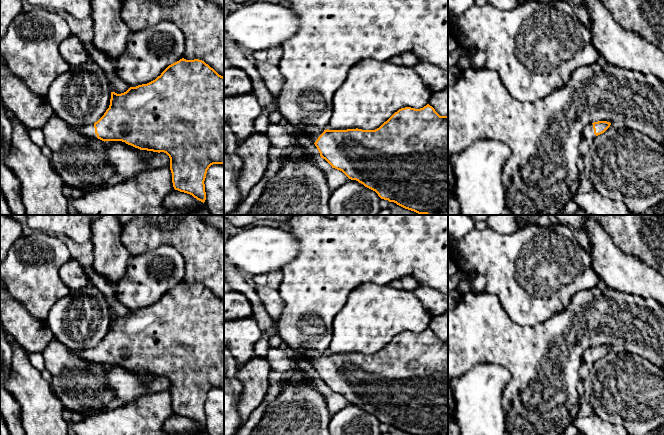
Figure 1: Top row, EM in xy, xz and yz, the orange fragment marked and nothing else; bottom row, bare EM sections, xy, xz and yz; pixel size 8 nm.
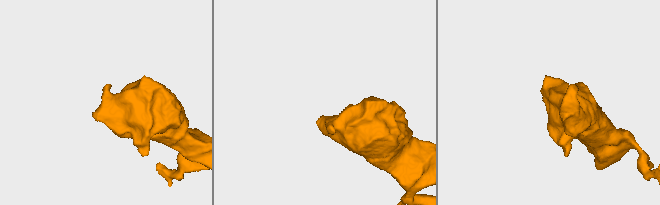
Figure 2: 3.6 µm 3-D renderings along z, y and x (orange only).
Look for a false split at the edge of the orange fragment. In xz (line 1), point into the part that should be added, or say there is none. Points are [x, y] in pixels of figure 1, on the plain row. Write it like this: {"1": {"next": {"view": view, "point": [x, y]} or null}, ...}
{"1": {"next": {"view": "xz", "point": [313, 356]}}}

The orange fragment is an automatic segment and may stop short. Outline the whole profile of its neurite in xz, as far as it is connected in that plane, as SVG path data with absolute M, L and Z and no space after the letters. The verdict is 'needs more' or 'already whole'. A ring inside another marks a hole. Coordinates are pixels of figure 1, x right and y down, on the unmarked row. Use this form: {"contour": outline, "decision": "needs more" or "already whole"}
{"contour": "M429 328L420 333L401 332L375 354L322 354L299 349L290 356L308 360L332 392L375 415L381 423L411 435L448 435L448 340L440 340Z", "decision": "needs more"}

